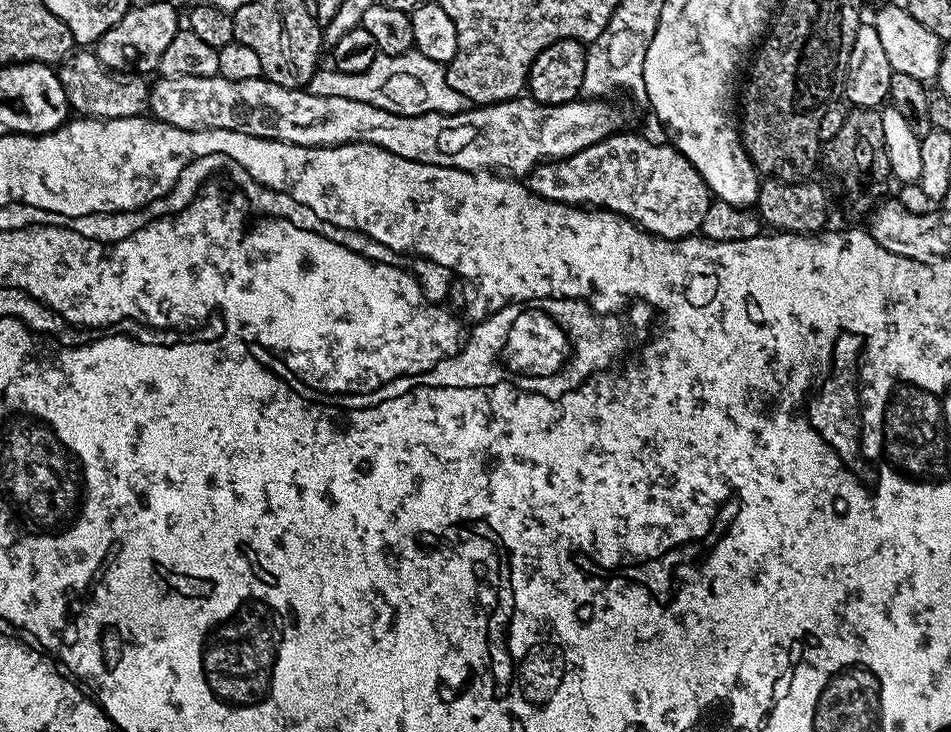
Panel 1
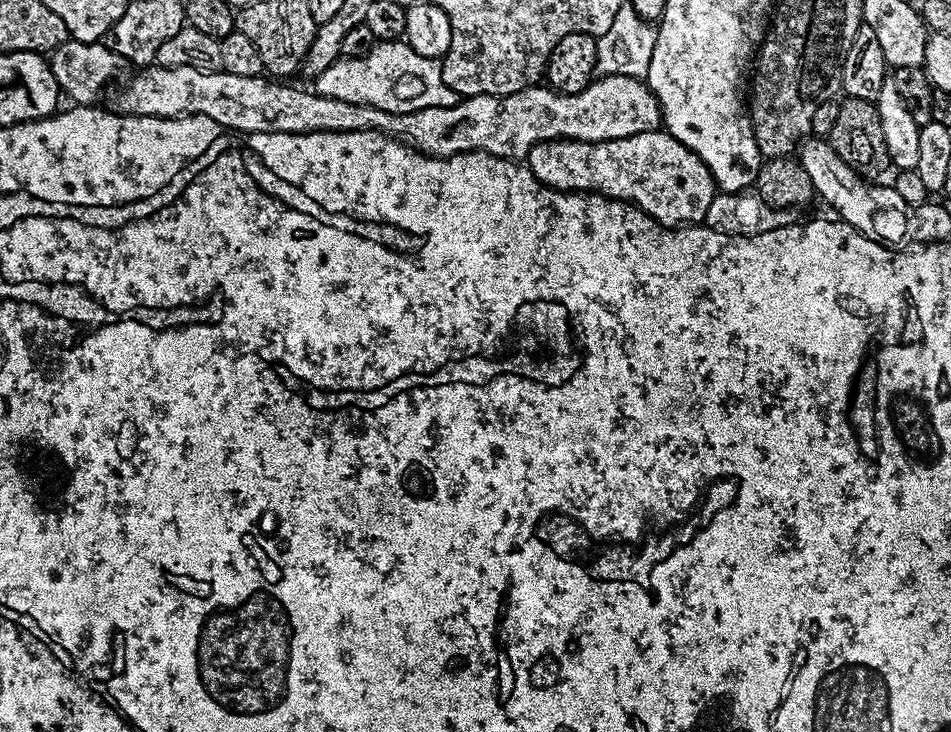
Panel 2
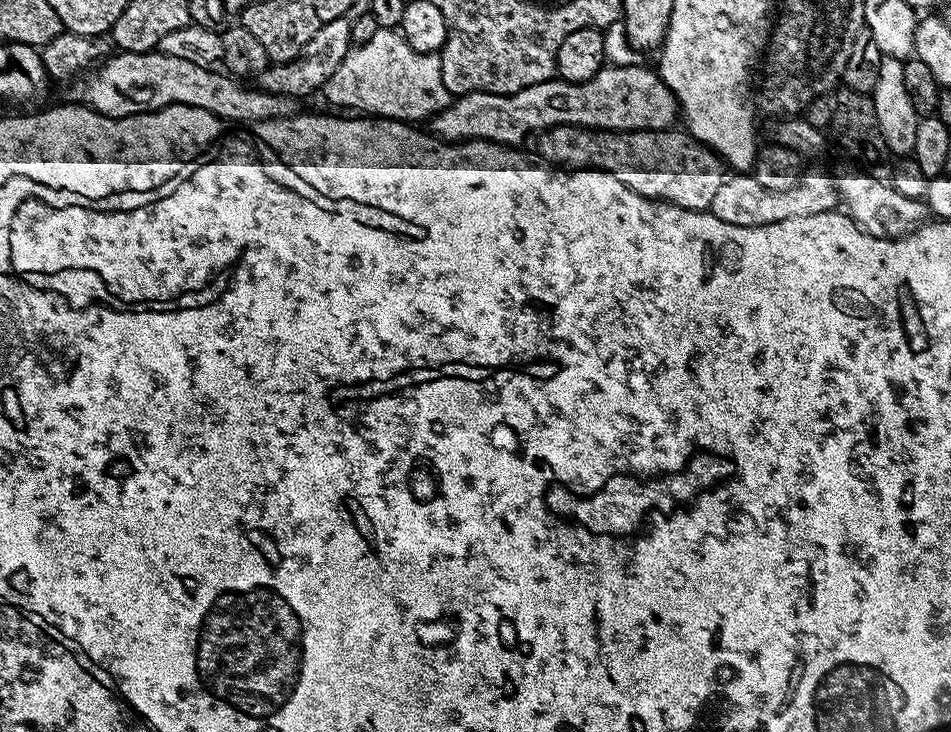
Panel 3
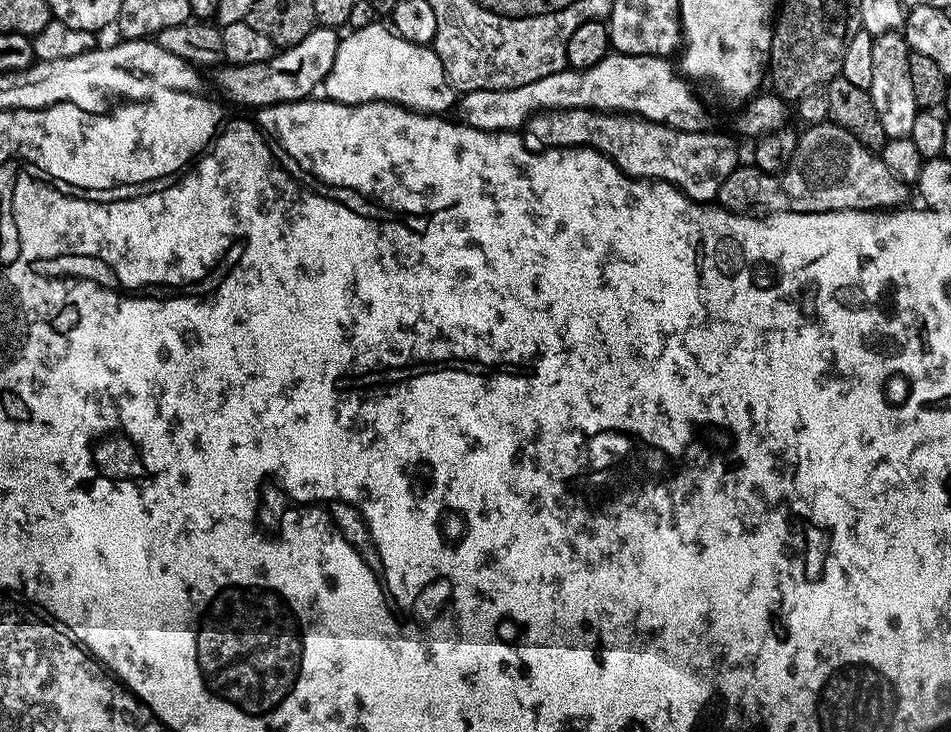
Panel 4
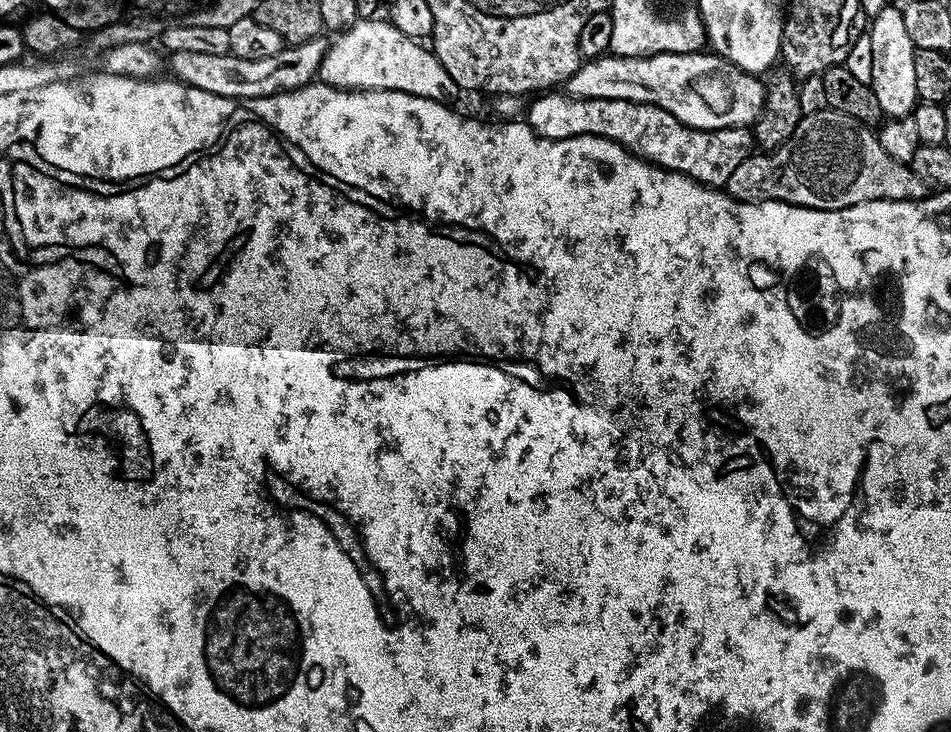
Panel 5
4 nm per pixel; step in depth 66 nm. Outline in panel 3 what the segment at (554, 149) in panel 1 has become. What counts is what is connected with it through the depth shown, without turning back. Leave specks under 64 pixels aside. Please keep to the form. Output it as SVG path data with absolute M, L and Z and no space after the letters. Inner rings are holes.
M153 50L150 52L121 52L117 51L115 54L109 55L107 59L103 61L96 69L93 69L88 75L90 75L84 82L84 96L86 98L85 103L92 108L93 111L99 112L101 116L114 117L120 119L122 117L128 117L133 115L140 115L143 112L154 112L158 109L168 107L172 104L182 104L194 106L198 109L204 109L210 114L219 116L221 120L225 122L233 122L232 120L252 120L248 122L259 122L261 120L276 120L280 116L291 116L297 111L297 101L290 96L279 96L273 92L262 92L259 90L253 90L253 92L247 92L243 88L239 79L233 78L231 75L225 74L223 71L203 68L202 66L194 66L194 62L185 62L182 58L170 58L170 54L161 52L159 50ZM640 64L630 66L606 66L594 78L586 82L571 84L559 78L553 78L535 84L529 88L518 90L509 96L499 96L489 92L471 92L465 96L457 96L449 108L443 108L431 117L432 128L444 140L452 142L487 142L501 146L516 146L528 135L539 133L546 128L559 124L570 124L574 128L590 128L610 132L663 132L671 129L678 120L676 96L662 82L659 71L644 68Z

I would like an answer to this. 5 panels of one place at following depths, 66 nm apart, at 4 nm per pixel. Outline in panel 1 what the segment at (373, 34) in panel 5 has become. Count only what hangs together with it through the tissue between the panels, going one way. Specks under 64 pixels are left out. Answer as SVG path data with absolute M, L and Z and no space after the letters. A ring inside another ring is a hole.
M415 50L400 52L397 56L377 54L374 62L361 72L339 72L331 66L317 67L306 90L326 98L358 98L358 102L370 102L370 106L403 116L417 116L423 112L463 112L466 107L464 96L446 82L442 65Z

